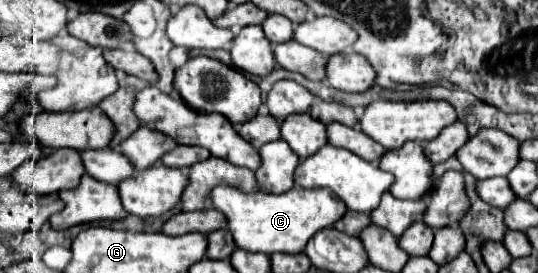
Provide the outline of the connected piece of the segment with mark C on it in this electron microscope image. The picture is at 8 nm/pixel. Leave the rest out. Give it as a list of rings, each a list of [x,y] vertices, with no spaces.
[[[220,185],[212,189],[210,205],[228,217],[228,229],[234,235],[234,241],[240,249],[266,255],[302,253],[314,233],[332,227],[348,211],[346,203],[328,189],[300,189],[300,187],[294,187],[292,191],[282,195],[272,195],[264,191],[244,193],[240,189]]]

